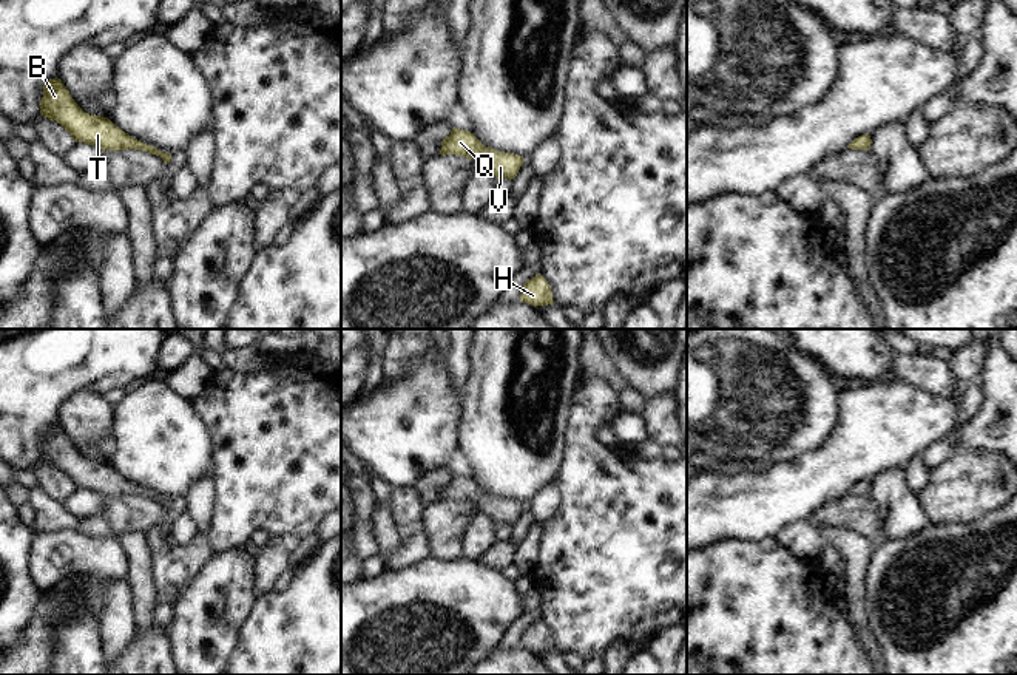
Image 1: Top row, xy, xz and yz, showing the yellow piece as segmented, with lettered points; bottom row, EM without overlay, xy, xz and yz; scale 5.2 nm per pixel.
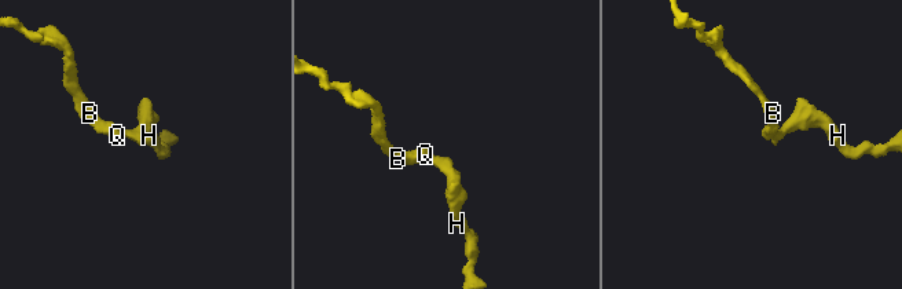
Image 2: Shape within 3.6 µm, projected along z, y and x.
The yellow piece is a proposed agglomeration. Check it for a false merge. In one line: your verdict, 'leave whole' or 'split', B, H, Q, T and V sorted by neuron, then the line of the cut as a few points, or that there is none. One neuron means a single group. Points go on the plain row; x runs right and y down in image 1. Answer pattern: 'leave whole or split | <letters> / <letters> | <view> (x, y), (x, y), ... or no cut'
leave whole | B H Q T V | no cut

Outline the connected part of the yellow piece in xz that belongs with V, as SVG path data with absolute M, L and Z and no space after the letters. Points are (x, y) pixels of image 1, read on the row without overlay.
M452 474L451 480L441 487L441 502L455 500L474 505L477 513L483 513L495 521L495 525L514 525L523 511L523 502L497 497L485 493L471 477Z

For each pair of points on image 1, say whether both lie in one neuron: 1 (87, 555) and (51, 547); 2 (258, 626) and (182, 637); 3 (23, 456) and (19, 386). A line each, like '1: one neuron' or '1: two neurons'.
1: one neuron
2: two neurons
3: one neuron

